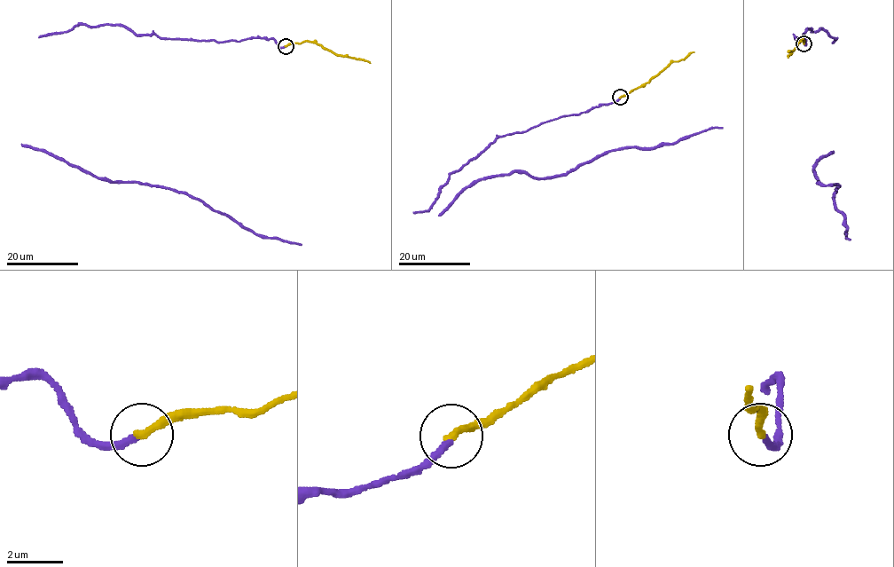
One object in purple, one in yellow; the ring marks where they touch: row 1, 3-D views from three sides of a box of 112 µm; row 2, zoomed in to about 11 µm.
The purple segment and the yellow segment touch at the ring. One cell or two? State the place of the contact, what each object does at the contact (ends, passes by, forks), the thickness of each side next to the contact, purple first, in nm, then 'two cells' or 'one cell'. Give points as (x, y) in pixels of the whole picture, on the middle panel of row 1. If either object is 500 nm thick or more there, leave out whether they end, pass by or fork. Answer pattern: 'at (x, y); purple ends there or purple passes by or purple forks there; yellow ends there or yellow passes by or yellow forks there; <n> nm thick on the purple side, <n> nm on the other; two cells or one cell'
at (620, 97); purple ends there; yellow ends there; 240 nm thick on the purple side, 280 nm on the other; one cell

